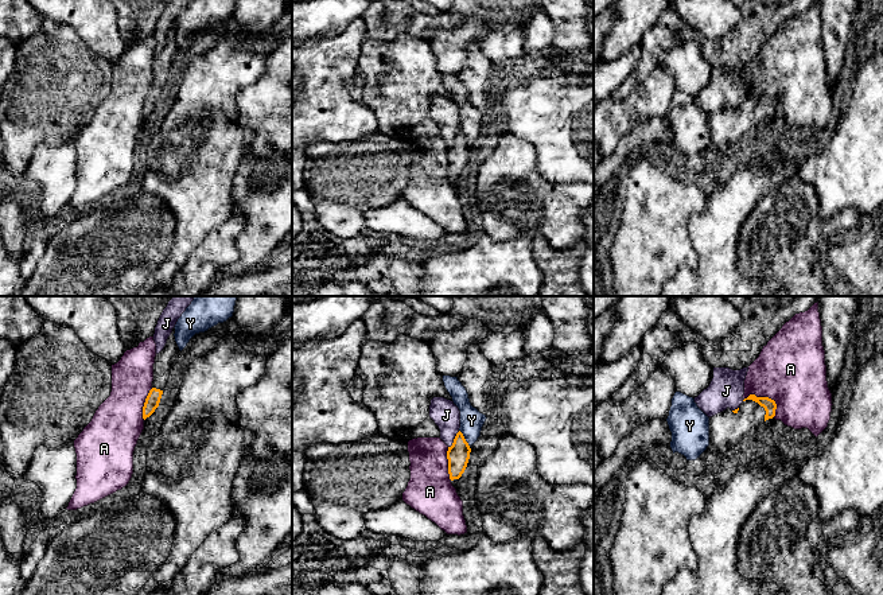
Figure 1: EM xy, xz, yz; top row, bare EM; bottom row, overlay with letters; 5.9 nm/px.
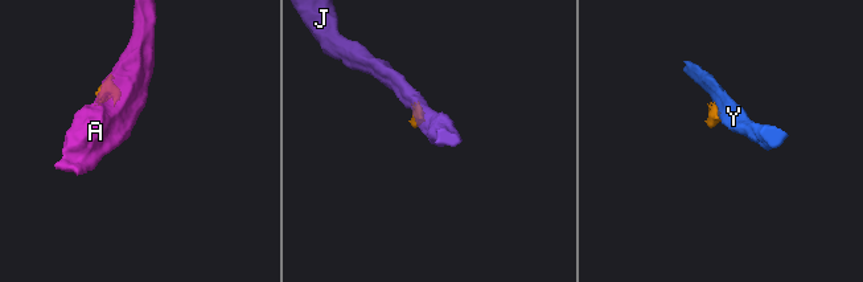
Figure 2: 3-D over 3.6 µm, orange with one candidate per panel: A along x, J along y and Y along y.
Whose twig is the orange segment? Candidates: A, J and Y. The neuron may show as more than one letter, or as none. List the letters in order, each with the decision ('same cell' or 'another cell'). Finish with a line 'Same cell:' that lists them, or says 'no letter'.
A: another cell
J: another cell
Y: another cell
Same cell: no letter

